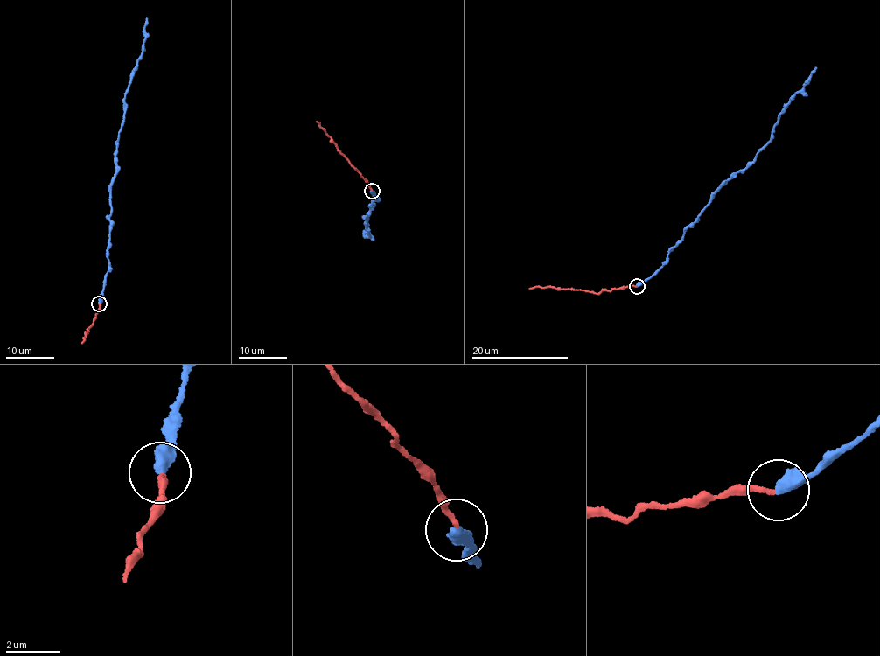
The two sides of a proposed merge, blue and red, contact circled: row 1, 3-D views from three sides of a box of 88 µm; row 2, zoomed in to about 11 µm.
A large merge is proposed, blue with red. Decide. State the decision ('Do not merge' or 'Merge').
Do not merge

